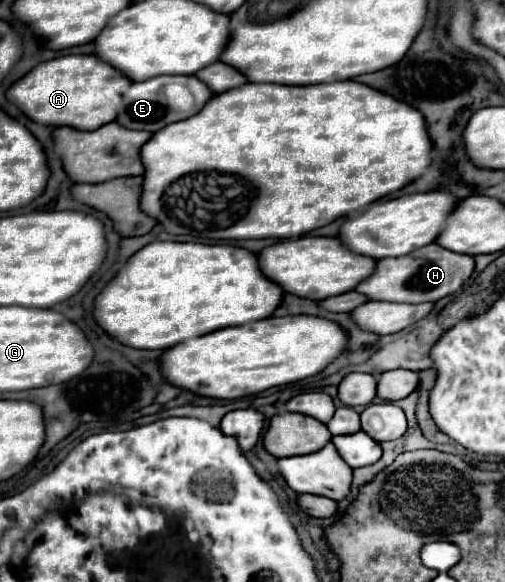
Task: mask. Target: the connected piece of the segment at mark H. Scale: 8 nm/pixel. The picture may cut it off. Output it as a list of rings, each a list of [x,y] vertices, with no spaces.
[[[430,243],[412,255],[402,257],[388,257],[378,261],[376,271],[362,281],[356,291],[364,291],[374,301],[396,301],[396,303],[424,303],[424,301],[438,301],[446,295],[456,293],[464,281],[472,275],[476,263],[474,257],[448,251],[438,243]]]

